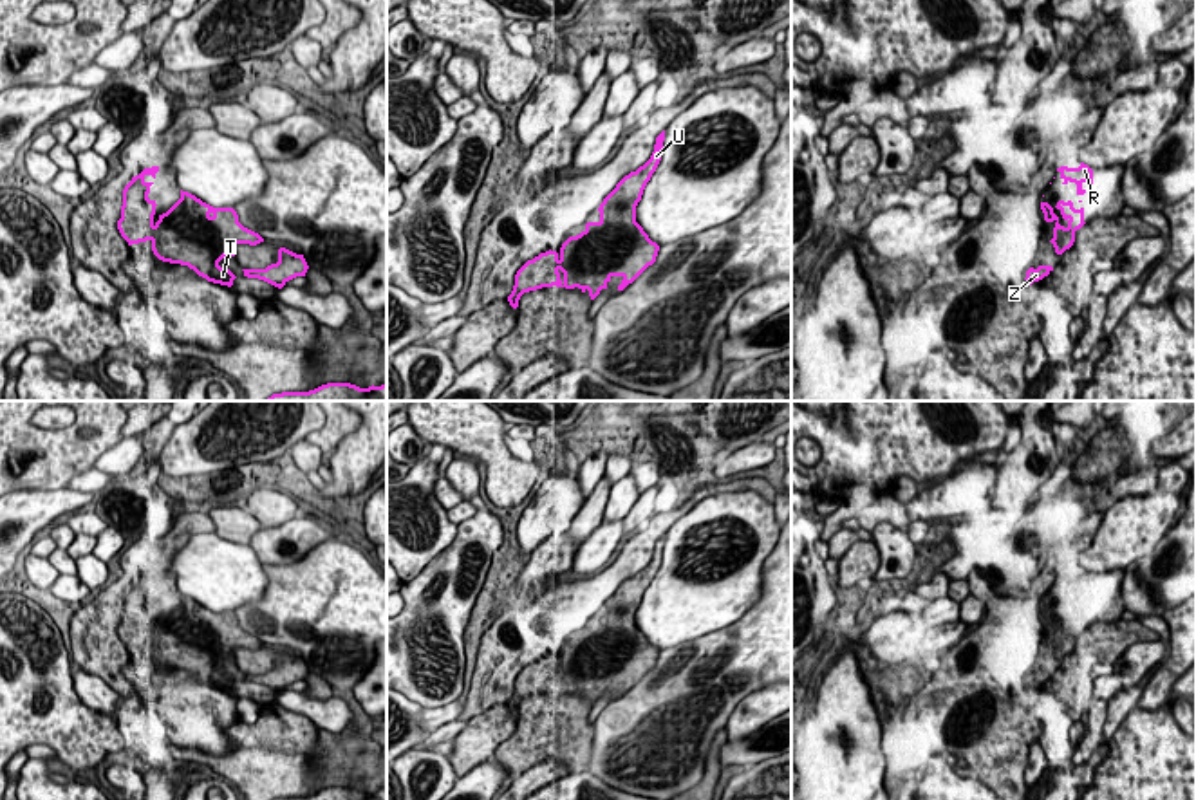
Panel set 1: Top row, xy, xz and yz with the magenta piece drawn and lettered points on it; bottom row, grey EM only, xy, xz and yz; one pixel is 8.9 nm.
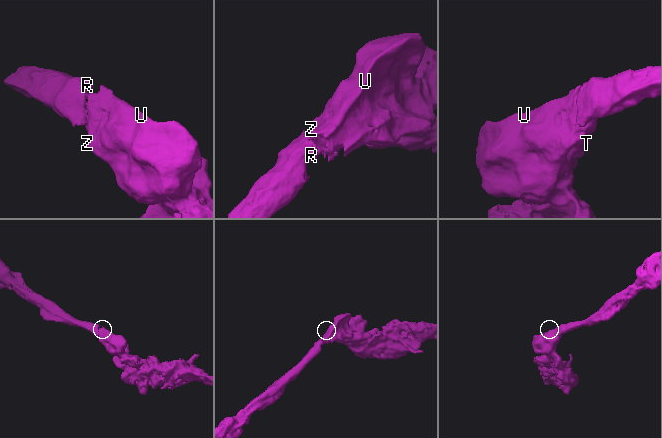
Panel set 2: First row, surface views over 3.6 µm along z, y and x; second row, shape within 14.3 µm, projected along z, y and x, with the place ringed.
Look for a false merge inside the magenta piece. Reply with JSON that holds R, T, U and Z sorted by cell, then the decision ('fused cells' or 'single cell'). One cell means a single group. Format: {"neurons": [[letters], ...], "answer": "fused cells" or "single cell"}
{"neurons": [["R", "T", "U", "Z"]], "answer": "single cell"}

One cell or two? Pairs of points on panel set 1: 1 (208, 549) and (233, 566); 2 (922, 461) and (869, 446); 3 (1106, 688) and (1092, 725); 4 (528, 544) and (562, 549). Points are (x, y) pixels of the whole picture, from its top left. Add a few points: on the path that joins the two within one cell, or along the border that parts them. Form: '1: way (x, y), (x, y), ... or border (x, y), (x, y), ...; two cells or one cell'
1: way (214, 555), (228, 566); one cell
2: border (864, 436), (869, 436), (877, 445), (877, 468); two cells
3: way (1101, 697), (1097, 716); one cell
4: border (544, 539), (532, 553); two cells

